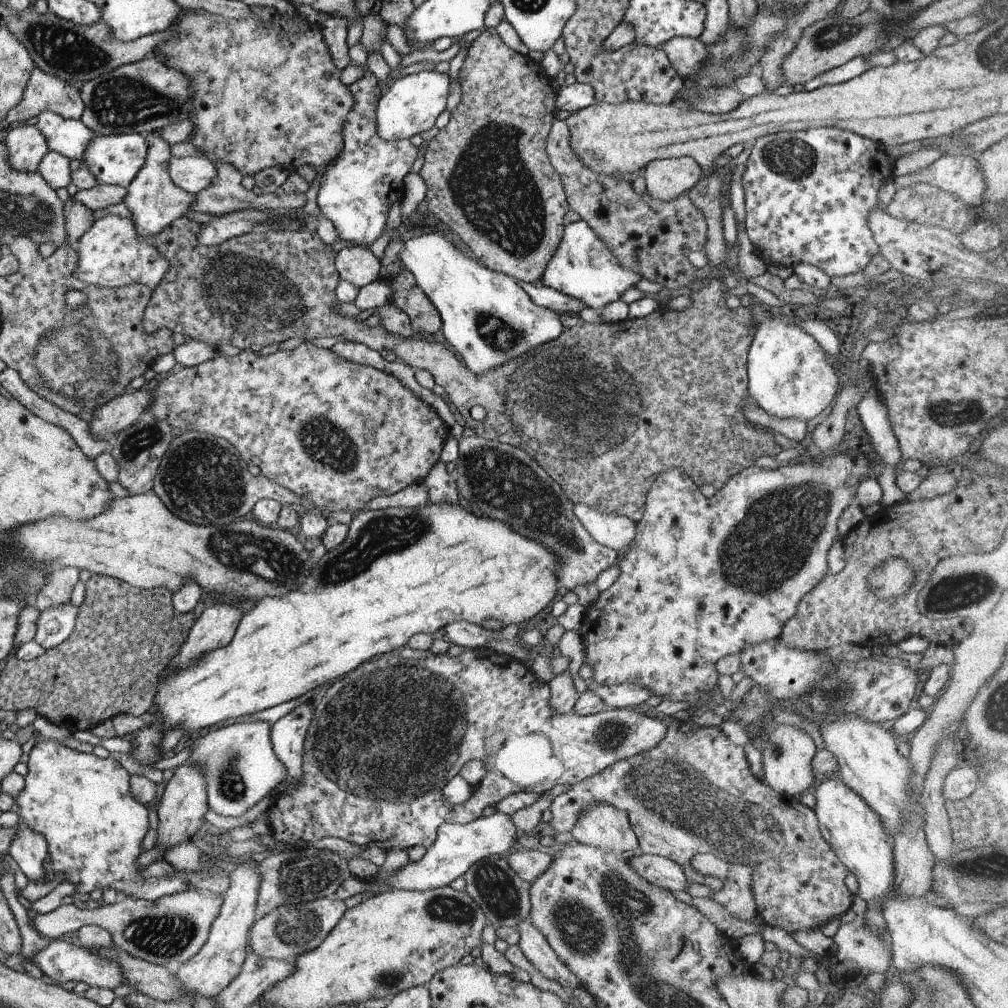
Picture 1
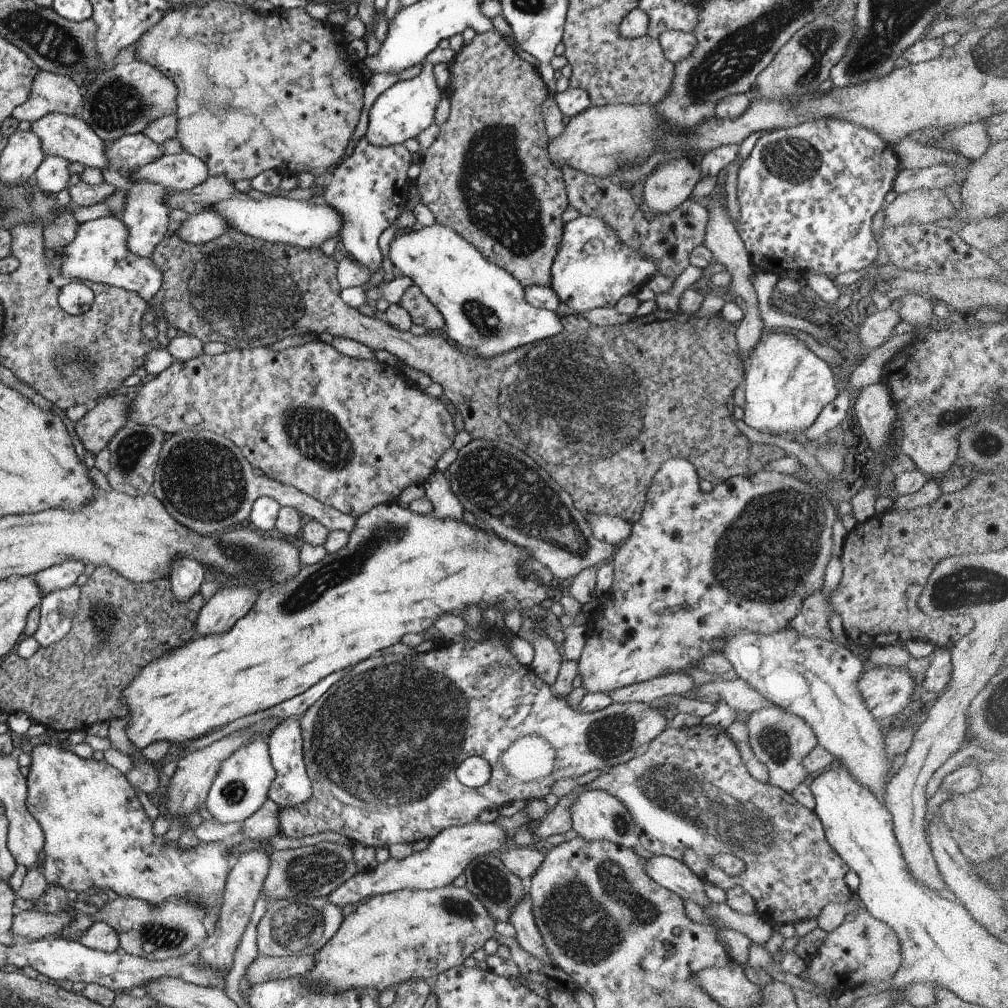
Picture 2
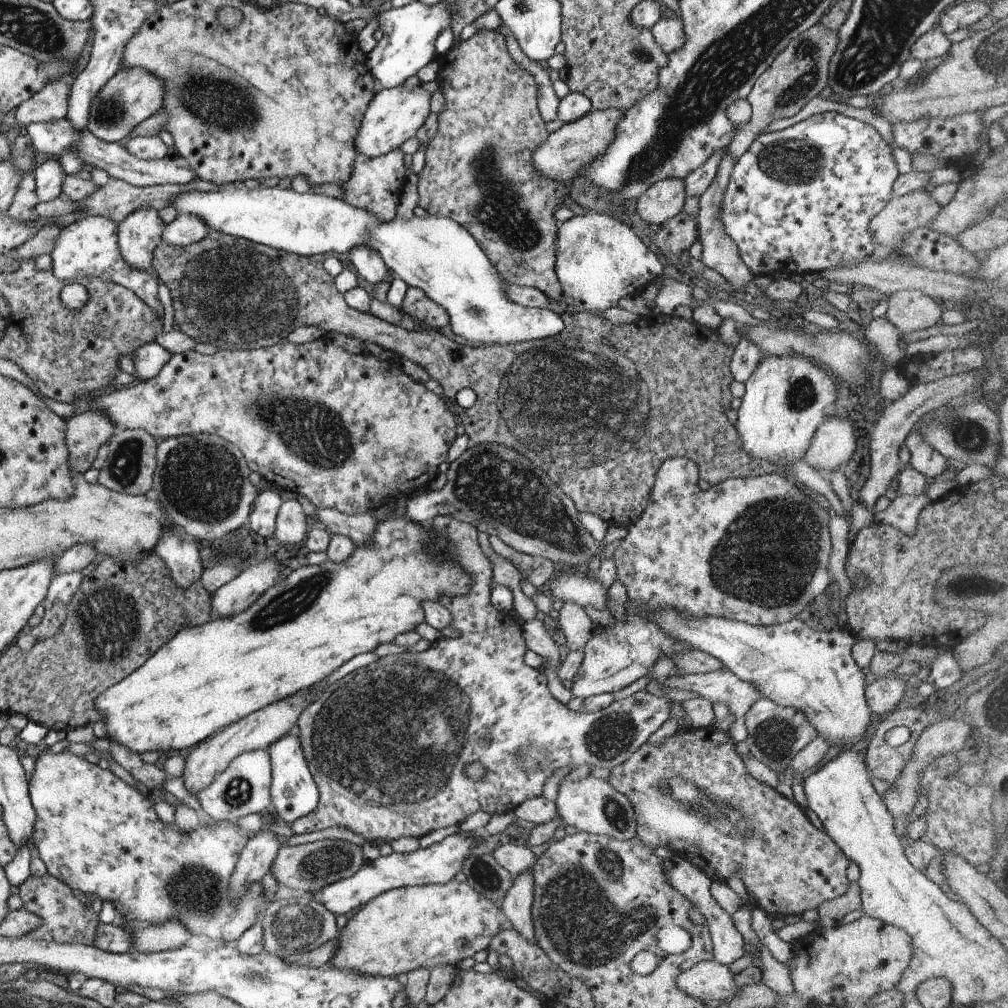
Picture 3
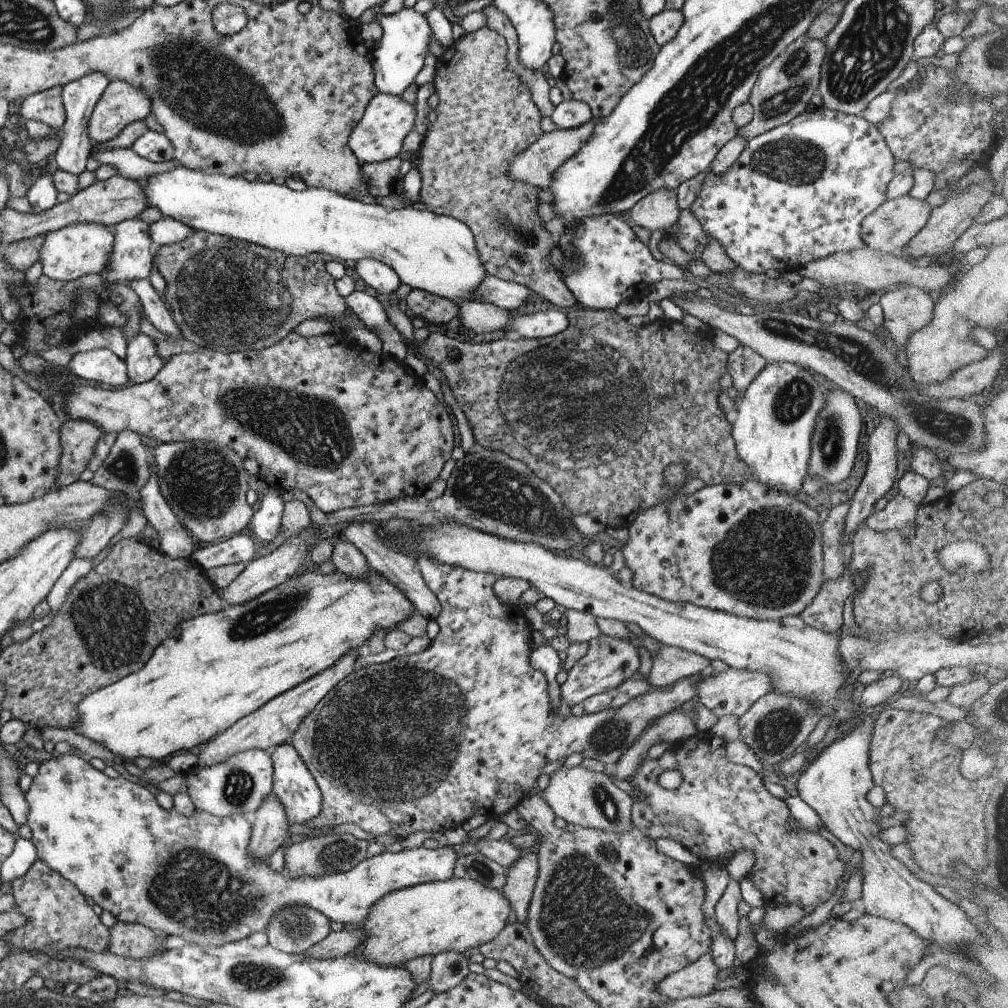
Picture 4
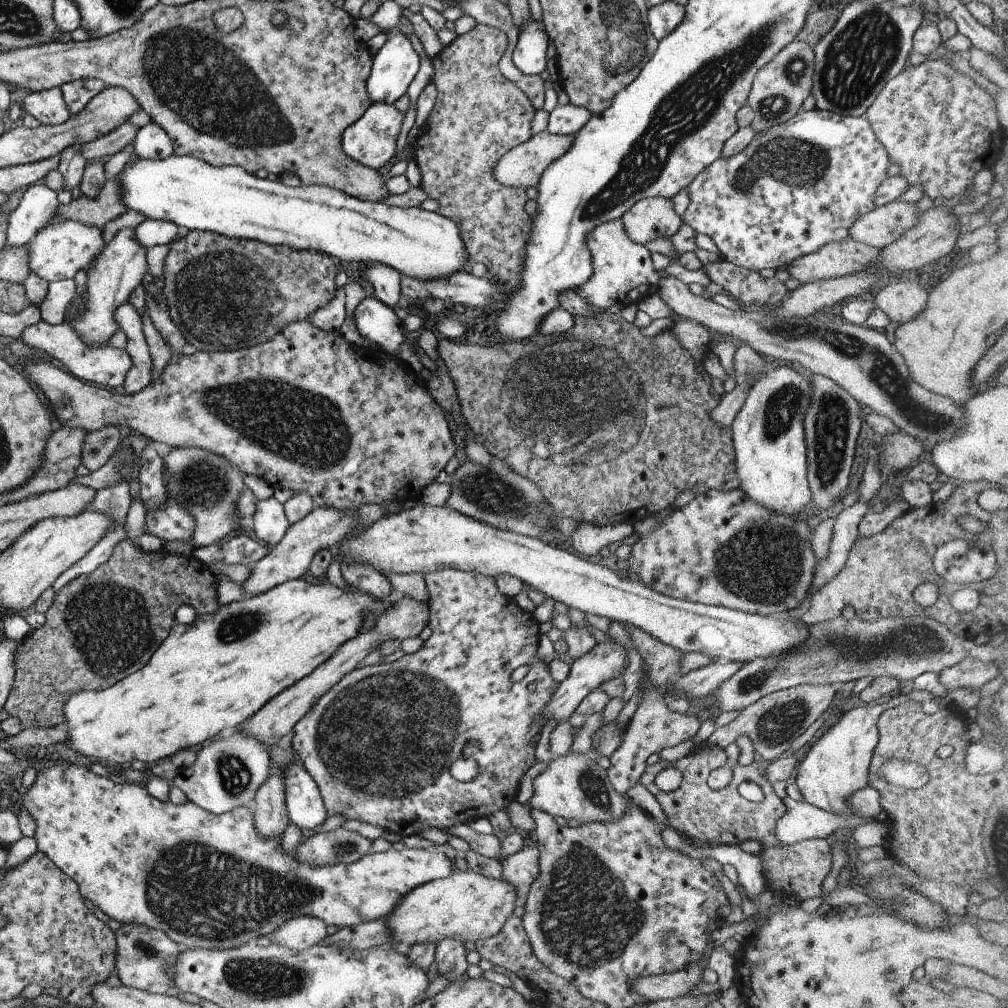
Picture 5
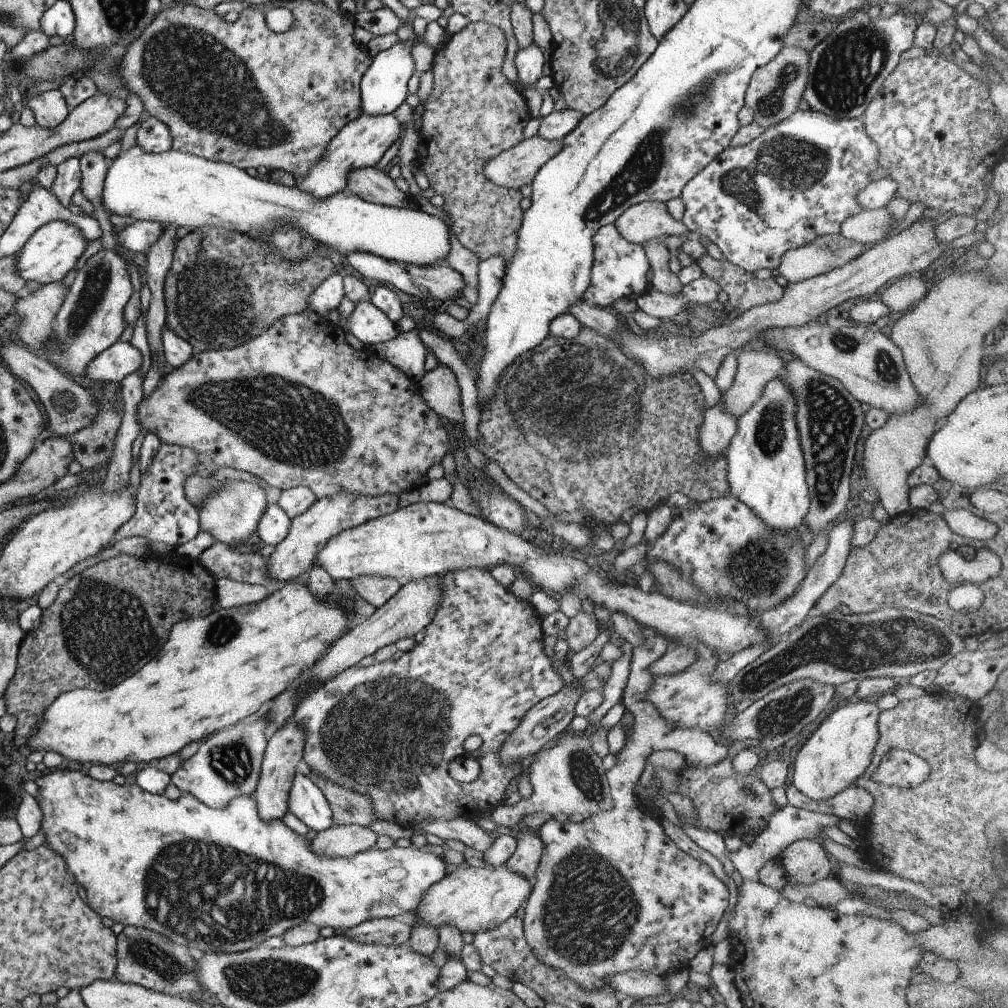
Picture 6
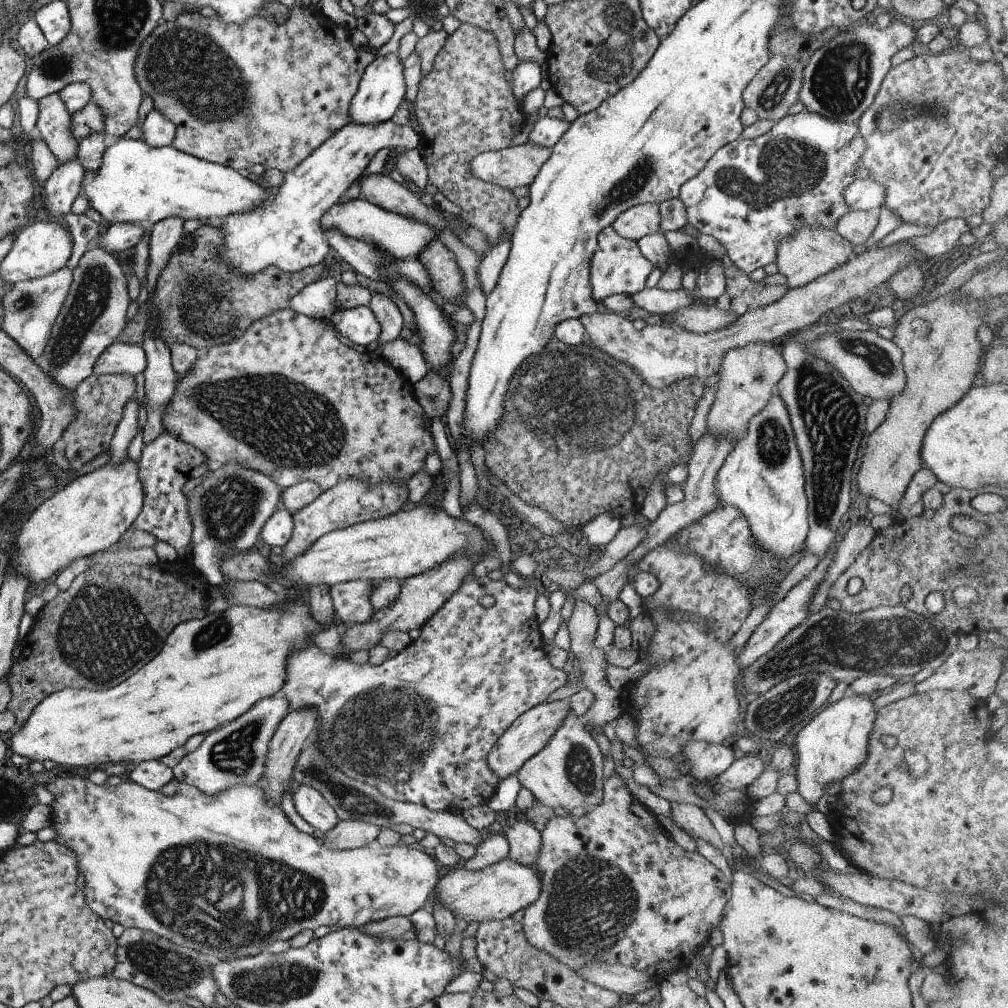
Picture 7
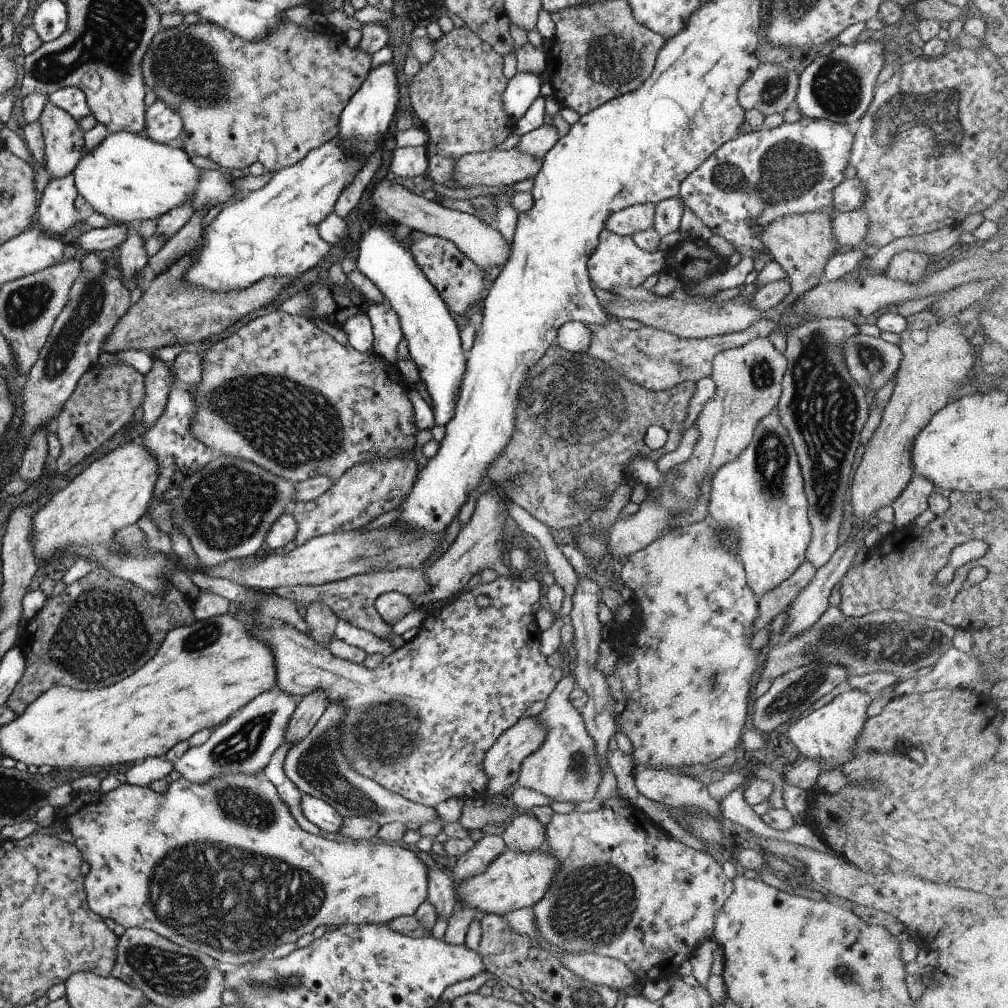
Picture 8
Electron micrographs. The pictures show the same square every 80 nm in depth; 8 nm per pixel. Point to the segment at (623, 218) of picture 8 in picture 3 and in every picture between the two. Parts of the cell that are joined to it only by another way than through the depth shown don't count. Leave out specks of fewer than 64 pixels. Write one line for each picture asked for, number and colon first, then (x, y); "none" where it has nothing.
3: (663, 199)
4: (658, 210)
5: (650, 218)
6: (649, 220)
7: (639, 220)

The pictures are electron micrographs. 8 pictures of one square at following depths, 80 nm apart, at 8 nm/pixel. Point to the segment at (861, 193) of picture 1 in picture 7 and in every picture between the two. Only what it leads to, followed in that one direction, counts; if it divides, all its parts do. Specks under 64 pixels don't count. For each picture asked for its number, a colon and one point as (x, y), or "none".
2: (807, 194)
3: (799, 200)
4: (797, 193)
5: (801, 184)
6: (798, 180)
7: (751, 194)

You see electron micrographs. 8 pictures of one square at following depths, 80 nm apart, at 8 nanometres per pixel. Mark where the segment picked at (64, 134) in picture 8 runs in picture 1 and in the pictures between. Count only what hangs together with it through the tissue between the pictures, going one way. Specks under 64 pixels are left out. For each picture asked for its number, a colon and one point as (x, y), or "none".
1: (43, 92)
2: (49, 93)
3: (49, 103)
4: (46, 106)
5: (47, 106)
6: (49, 109)
7: (52, 123)

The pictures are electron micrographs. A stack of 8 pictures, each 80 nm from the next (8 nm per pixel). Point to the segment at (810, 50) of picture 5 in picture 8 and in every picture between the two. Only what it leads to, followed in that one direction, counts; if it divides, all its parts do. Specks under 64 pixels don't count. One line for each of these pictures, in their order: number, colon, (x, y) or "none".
6: (774, 90)
7: (774, 88)
8: (771, 89)

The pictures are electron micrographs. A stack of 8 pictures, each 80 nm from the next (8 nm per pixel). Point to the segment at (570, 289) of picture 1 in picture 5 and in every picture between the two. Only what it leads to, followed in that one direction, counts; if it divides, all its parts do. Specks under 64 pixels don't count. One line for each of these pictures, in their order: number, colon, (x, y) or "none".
2: (592, 269)
3: (599, 259)
4: (603, 263)
5: (622, 273)

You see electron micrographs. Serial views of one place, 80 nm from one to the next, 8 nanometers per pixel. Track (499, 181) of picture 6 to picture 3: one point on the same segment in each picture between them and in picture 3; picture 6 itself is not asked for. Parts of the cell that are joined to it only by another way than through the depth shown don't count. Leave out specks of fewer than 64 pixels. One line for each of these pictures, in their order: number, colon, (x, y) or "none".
3: (572, 147)
4: (537, 163)
5: (521, 166)

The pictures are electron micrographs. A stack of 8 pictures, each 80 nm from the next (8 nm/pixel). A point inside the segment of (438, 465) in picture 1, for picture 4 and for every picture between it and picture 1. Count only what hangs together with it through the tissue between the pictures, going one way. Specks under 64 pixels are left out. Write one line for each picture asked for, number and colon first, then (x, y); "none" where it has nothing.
2: (437, 489)
3: (386, 744)
4: (421, 742)

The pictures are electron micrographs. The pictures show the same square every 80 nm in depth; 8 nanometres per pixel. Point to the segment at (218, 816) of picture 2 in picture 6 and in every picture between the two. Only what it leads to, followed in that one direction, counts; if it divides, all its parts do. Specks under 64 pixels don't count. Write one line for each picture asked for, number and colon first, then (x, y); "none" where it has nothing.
3: (242, 788)
4: (239, 785)
5: (226, 773)
6: (227, 765)

